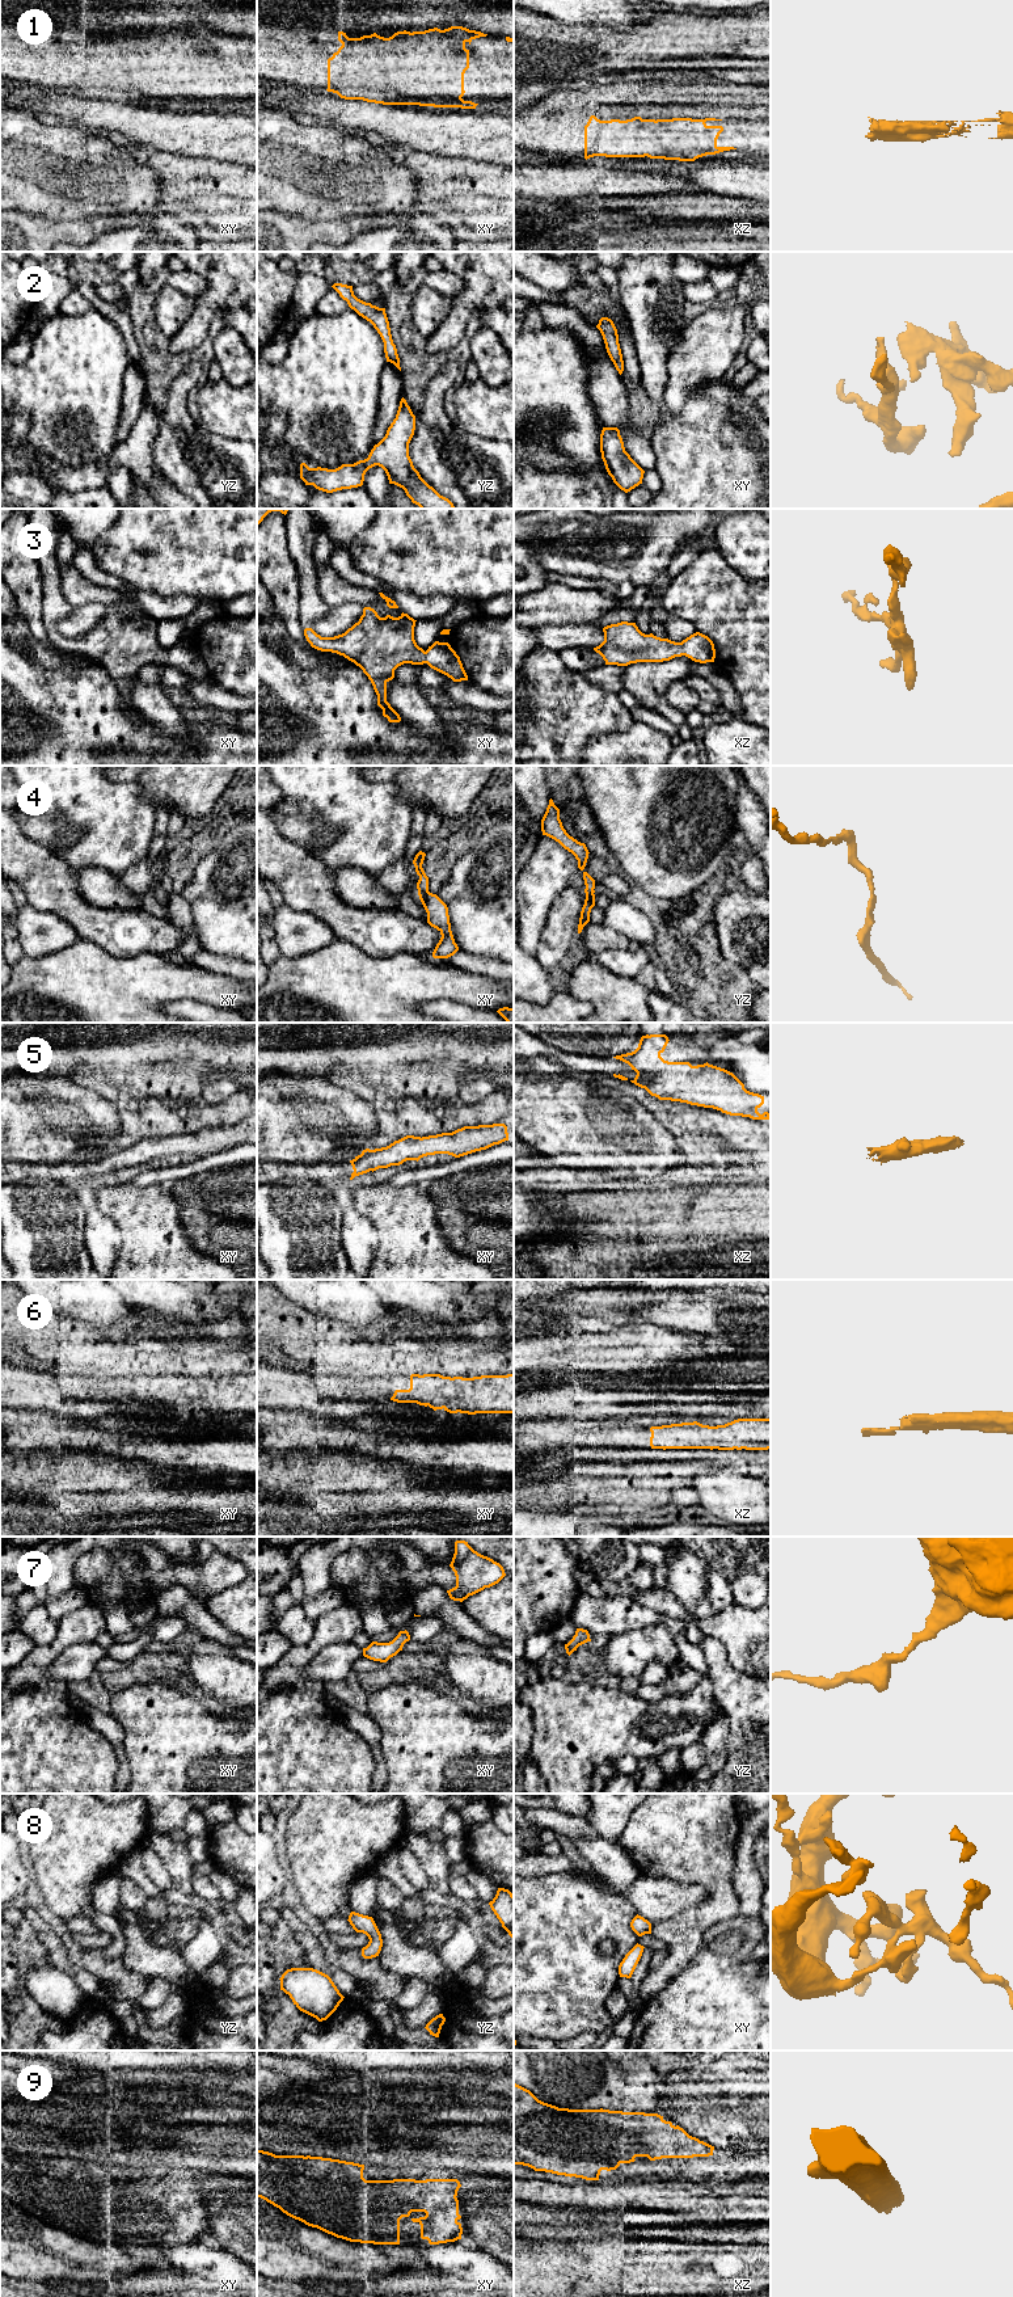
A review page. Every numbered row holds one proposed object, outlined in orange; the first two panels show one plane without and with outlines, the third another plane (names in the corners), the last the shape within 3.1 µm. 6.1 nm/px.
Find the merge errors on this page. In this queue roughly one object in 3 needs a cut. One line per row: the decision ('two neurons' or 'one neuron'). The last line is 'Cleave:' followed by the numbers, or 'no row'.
1: one neuron
2: one neuron
3: one neuron
4: one neuron
5: one neuron
6: one neuron
7: one neuron
8: one neuron
9: one neuron
Cleave: no row

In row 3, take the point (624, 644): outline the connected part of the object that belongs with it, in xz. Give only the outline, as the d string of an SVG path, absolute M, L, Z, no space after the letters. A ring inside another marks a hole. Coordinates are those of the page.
M621 621L603 628L604 641L594 648L605 665L628 666L637 662L663 662L685 656L695 662L714 662L716 649L713 641L696 632L675 642L660 638L653 633L642 633L636 623Z

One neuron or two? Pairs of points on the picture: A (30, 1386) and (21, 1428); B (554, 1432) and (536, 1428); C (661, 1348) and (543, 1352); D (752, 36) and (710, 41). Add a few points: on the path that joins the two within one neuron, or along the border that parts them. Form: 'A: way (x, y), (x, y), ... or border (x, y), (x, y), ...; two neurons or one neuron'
A: border (13, 1407), (47, 1412); two neurons
B: way (551, 1432), (540, 1432); one neuron
C: way (632, 1348), (616, 1352), (572, 1352); one neuron
D: way (742, 36), (721, 36); one neuron

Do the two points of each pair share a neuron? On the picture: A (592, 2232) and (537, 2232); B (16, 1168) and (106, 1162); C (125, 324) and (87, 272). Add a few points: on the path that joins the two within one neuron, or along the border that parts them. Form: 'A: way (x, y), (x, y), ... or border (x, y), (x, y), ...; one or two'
A: way (579, 2232), (551, 2232); one
B: way (38, 1171), (84, 1171); one
C: way (110, 311), (88, 291), (87, 286); one

